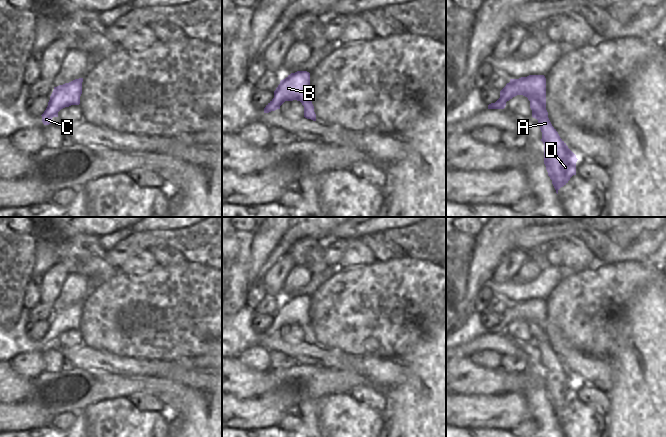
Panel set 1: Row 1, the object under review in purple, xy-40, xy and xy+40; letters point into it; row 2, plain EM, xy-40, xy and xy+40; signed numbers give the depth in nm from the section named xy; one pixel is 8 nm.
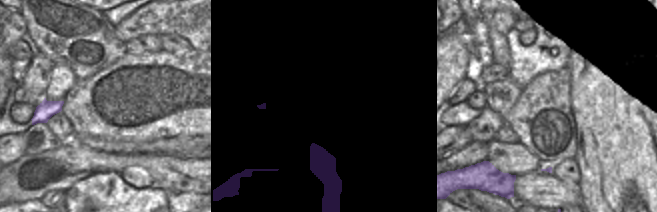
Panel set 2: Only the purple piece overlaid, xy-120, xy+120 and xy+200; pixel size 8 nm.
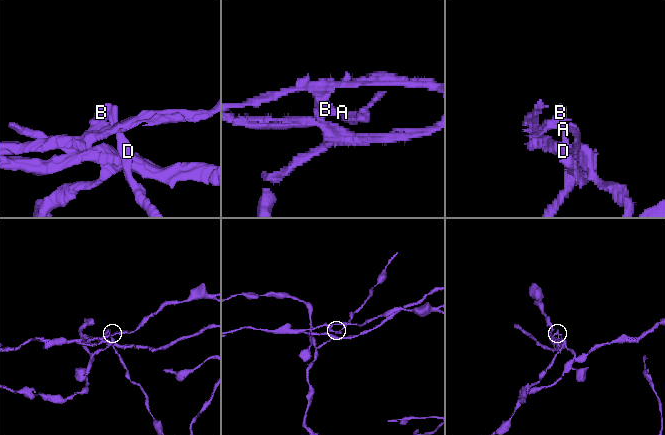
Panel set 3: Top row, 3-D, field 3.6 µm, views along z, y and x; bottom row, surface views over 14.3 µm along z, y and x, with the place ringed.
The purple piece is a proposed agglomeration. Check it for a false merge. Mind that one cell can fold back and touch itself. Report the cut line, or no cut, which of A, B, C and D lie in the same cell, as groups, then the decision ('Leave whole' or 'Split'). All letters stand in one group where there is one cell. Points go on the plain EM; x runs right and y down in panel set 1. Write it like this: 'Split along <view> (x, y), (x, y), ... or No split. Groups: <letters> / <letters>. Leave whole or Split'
Split along xy+40 (545, 324), (532, 323), (530, 325). Groups: A D / B C. Split.

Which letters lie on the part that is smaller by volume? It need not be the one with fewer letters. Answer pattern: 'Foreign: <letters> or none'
Foreign: A, D

